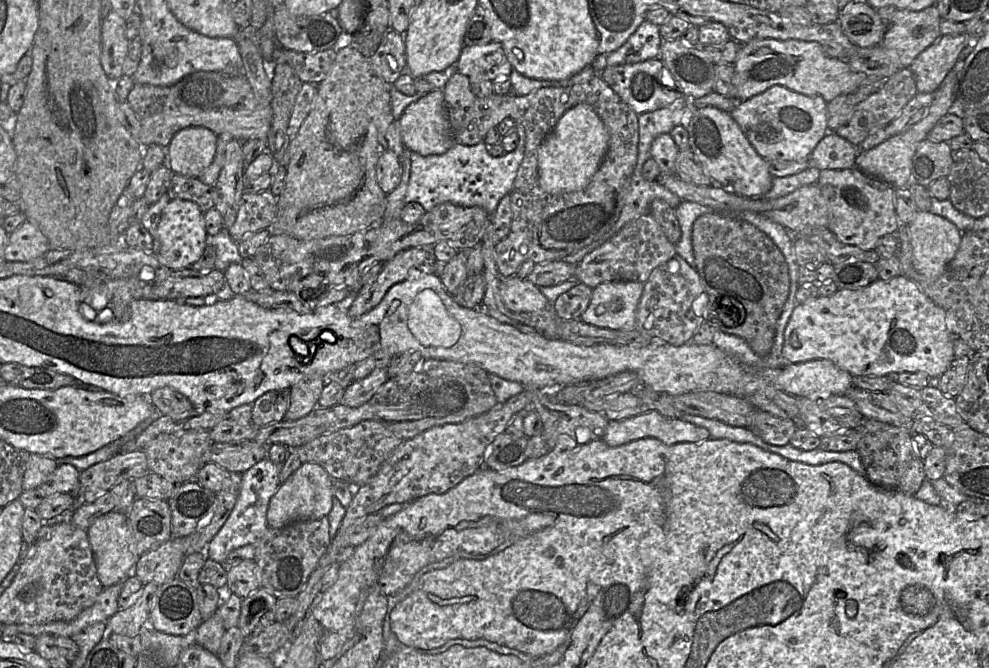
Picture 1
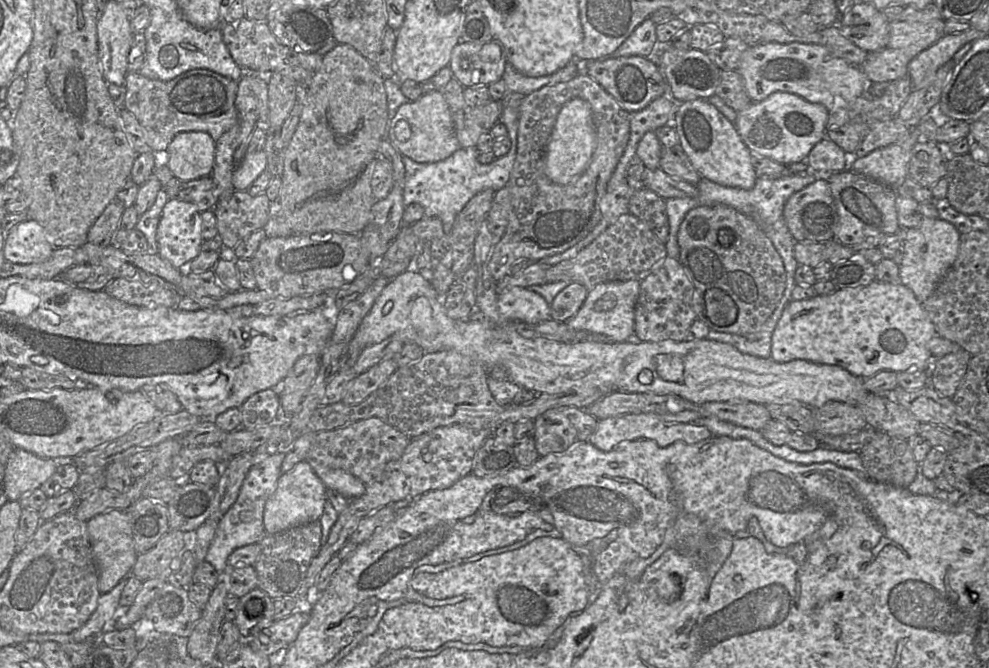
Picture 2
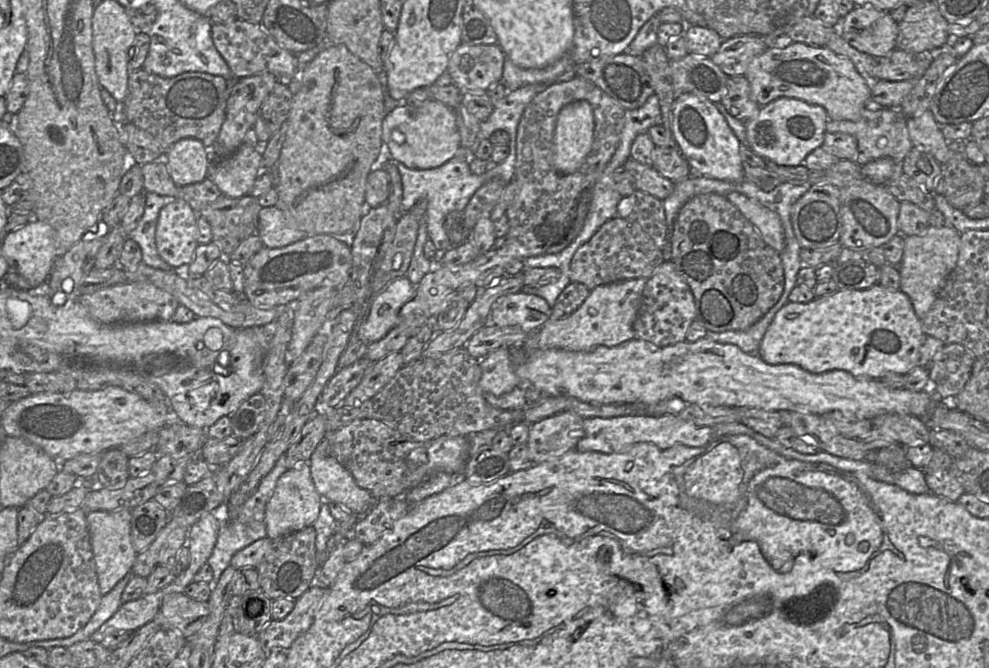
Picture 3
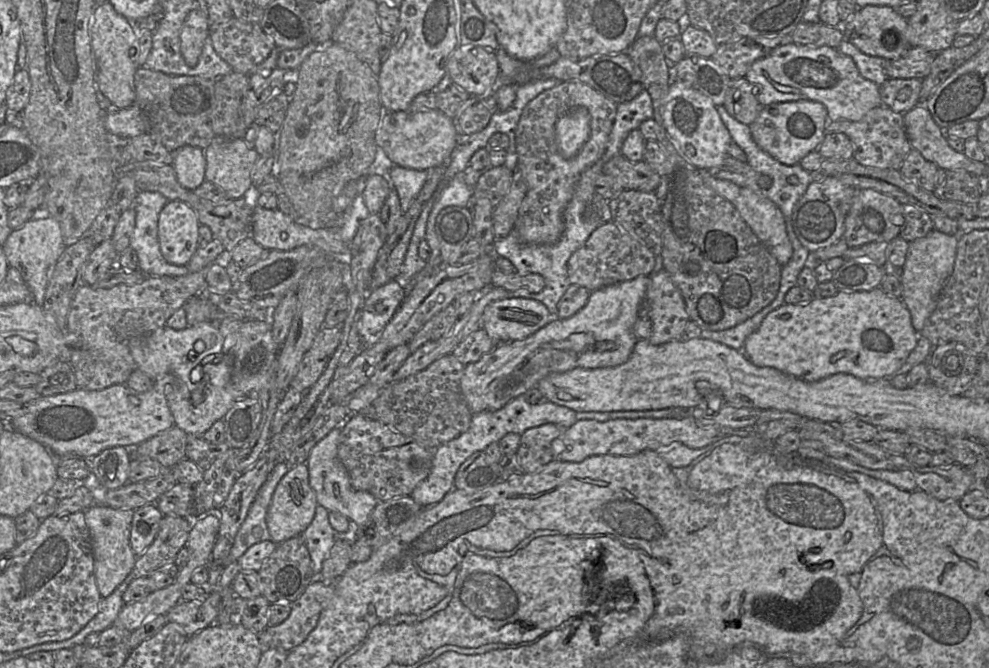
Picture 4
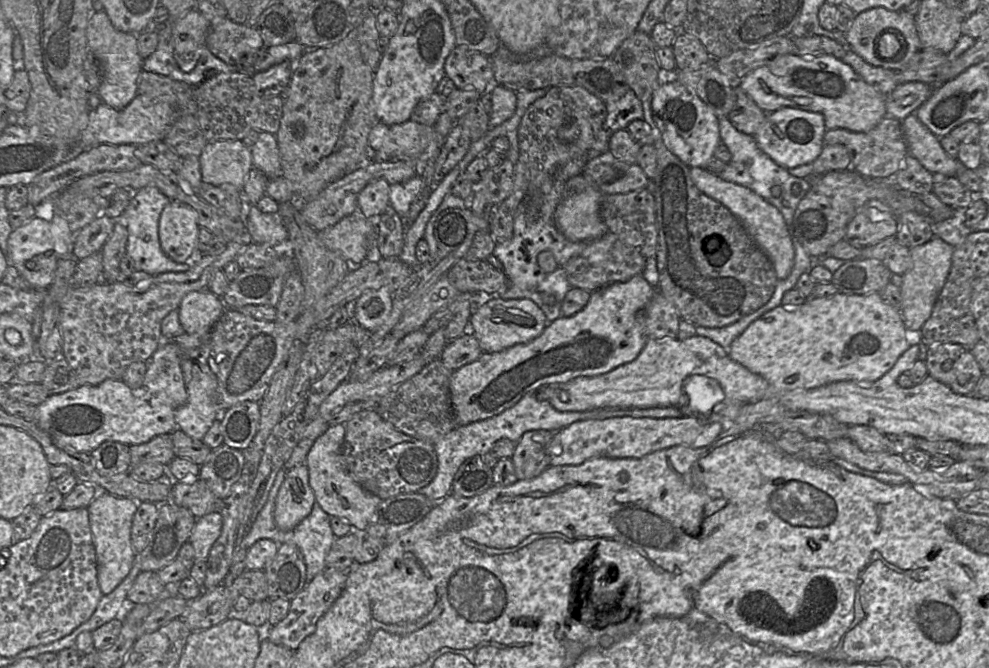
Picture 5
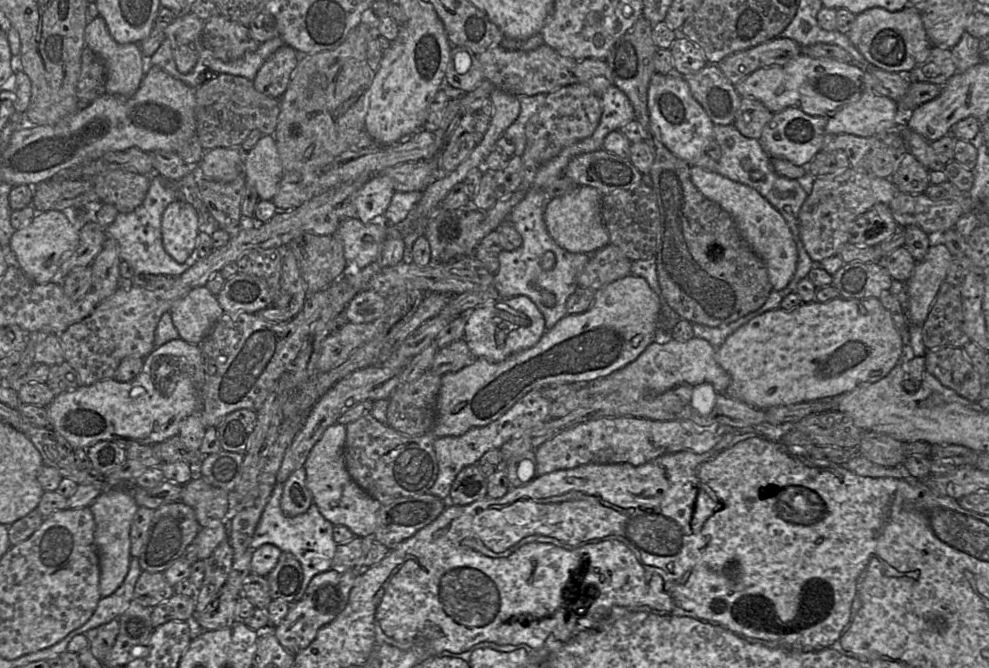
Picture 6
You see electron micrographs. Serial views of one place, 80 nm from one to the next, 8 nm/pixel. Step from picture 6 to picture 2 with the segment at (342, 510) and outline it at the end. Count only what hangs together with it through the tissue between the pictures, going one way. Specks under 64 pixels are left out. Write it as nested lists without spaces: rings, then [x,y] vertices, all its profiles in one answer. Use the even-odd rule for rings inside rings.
[[[316,462],[310,465],[327,490],[335,490],[349,500],[363,495],[366,491],[363,482],[344,470],[318,466]]]

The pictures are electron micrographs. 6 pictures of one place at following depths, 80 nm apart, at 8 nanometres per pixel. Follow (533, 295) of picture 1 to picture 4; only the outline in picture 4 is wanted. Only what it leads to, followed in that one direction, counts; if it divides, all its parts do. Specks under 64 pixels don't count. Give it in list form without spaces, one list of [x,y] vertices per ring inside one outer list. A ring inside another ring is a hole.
[[[508,297],[491,302],[485,308],[481,328],[499,344],[525,339],[552,320],[543,303]]]

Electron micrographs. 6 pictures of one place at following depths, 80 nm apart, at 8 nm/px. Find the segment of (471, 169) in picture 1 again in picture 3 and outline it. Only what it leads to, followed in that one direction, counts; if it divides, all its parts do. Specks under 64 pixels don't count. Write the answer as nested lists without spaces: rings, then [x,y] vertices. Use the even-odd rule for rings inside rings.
[[[460,146],[458,154],[447,161],[445,164],[430,169],[412,169],[406,167],[403,163],[395,162],[402,181],[402,213],[407,212],[418,199],[427,200],[427,208],[423,216],[426,223],[428,239],[434,243],[436,253],[432,258],[434,265],[439,265],[445,252],[457,245],[450,245],[447,237],[444,221],[446,216],[453,211],[463,211],[472,195],[484,183],[499,179],[509,183],[514,178],[516,163],[516,147],[509,147],[508,156],[499,164],[492,165],[483,174],[473,174],[470,170],[469,149]]]

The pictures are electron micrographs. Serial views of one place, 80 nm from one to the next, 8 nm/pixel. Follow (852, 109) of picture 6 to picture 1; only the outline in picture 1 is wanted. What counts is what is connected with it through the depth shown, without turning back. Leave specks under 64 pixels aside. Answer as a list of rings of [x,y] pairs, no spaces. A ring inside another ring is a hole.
[[[755,39],[740,45],[733,67],[737,104],[775,85],[808,97],[820,96],[829,103],[837,96],[856,92],[867,77],[863,73],[852,71],[846,62],[826,56],[819,43],[796,39]]]

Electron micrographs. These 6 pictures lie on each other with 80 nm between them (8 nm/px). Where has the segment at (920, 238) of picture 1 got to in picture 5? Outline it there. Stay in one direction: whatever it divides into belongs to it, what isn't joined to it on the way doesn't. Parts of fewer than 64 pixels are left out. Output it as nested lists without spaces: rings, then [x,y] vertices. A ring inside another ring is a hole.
[[[933,236],[926,243],[909,248],[911,268],[902,275],[900,296],[902,300],[901,315],[905,327],[910,330],[920,330],[932,313],[936,299],[945,284],[952,263],[954,246]]]

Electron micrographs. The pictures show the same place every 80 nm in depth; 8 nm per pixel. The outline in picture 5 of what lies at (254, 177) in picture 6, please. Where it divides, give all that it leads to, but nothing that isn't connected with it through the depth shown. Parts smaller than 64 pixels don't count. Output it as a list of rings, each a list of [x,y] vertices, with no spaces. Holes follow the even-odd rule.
[[[260,132],[257,141],[250,149],[253,168],[262,171],[269,180],[281,176],[280,156],[275,135]]]

